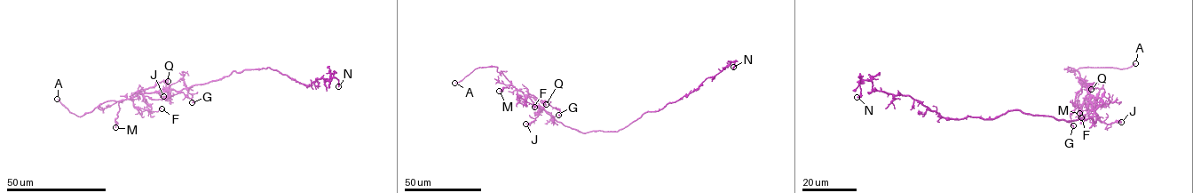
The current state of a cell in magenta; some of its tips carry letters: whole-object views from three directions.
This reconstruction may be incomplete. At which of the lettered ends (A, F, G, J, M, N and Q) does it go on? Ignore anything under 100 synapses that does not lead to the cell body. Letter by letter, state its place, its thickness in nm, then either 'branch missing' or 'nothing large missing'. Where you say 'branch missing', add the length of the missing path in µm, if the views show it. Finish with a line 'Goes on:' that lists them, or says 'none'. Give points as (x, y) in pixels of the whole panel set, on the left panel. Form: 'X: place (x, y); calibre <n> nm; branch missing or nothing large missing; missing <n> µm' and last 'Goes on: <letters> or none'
A: place (57, 99); calibre 180 nm; branch missing; missing 15 µm
F: place (161, 108); calibre 140 nm; nothing large missing
G: place (192, 102); calibre 140 nm; nothing large missing
J: place (163, 96); calibre 120 nm; nothing large missing
M: place (115, 127); calibre 140 nm; nothing large missing
N: place (338, 86); calibre 170 nm; nothing large missing
Q: place (168, 81); calibre 140 nm; nothing large missing
Goes on: A

